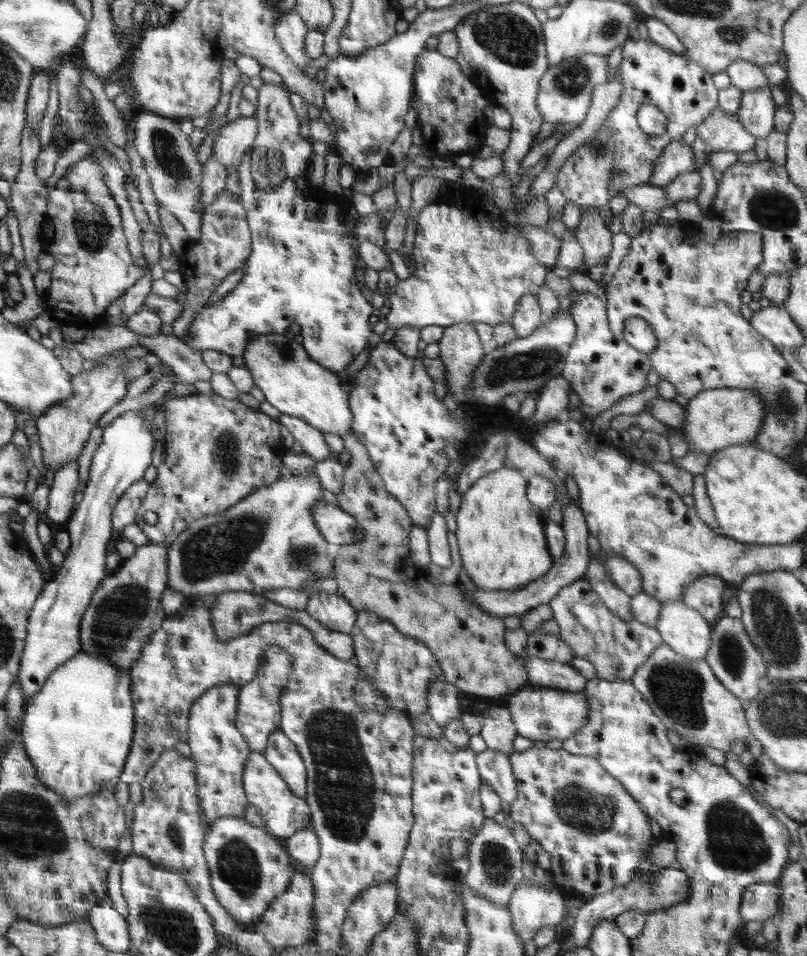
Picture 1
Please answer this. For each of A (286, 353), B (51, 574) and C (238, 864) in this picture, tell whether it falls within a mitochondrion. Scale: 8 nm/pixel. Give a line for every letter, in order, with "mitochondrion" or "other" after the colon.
A: mitochondrion
B: other
C: mitochondrion

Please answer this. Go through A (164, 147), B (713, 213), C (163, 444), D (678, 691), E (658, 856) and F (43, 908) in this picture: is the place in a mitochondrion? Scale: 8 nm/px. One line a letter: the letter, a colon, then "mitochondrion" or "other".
A: mitochondrion
B: other
C: other
D: mitochondrion
E: other
F: other

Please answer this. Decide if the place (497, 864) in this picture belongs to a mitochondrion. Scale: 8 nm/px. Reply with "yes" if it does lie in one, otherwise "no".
yes

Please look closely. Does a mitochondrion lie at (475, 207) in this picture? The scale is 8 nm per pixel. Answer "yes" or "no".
no

